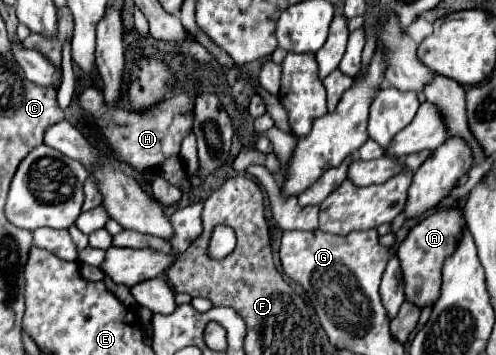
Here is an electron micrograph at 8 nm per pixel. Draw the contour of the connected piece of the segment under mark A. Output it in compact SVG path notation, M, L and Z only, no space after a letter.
M441 210L423 218L415 228L411 228L411 232L407 234L407 238L401 242L397 250L407 302L413 302L415 306L421 306L421 308L437 302L441 292L443 260L455 252L463 226L465 226L465 218L461 210Z

